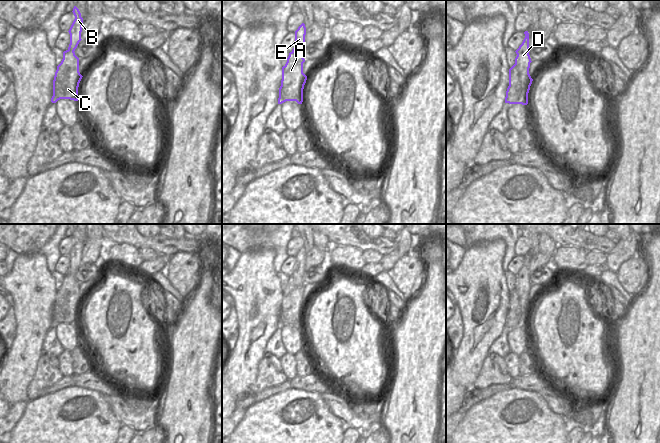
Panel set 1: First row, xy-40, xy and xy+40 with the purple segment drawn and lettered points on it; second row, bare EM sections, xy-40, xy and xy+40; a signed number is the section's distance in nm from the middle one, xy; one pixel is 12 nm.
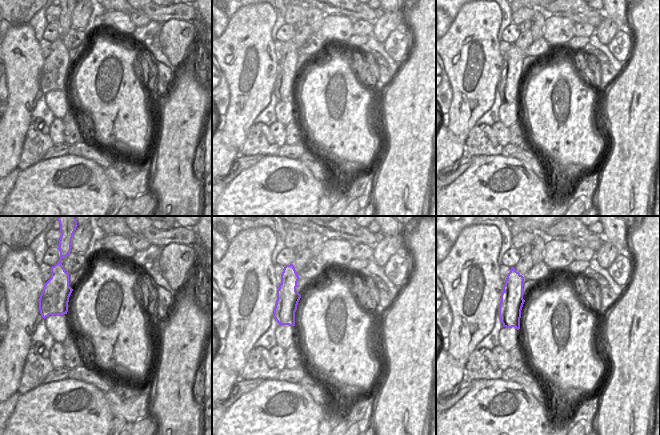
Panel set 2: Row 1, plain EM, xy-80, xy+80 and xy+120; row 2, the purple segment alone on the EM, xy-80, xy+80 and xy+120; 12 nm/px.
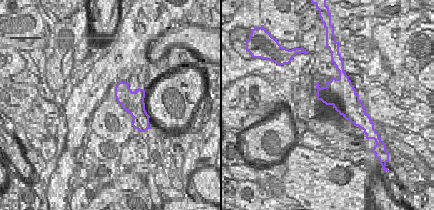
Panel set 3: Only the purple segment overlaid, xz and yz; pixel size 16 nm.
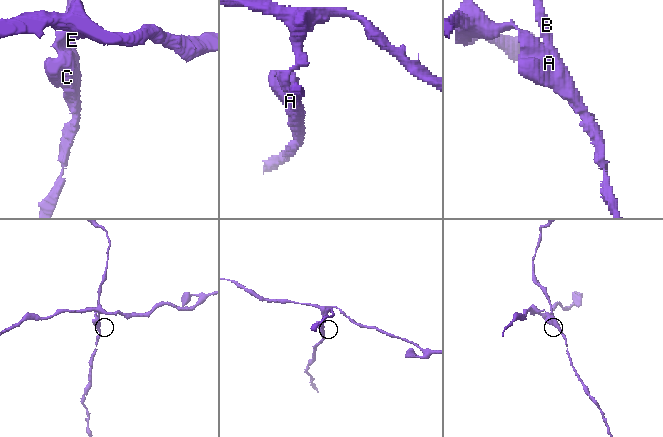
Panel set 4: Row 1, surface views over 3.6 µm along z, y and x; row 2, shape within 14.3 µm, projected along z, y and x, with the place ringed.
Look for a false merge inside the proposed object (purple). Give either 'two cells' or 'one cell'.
two cells

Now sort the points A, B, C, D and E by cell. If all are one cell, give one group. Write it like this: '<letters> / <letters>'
A C / B D E

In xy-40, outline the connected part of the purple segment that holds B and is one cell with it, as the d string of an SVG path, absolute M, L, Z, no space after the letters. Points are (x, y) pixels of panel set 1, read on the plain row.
M74 230L72 236L75 240L75 243L68 255L70 258L70 268L69 268L68 274L74 276L79 266L82 264L81 256L82 256L83 242L81 241L81 237L76 230Z

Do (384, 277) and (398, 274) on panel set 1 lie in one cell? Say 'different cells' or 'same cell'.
different cells

